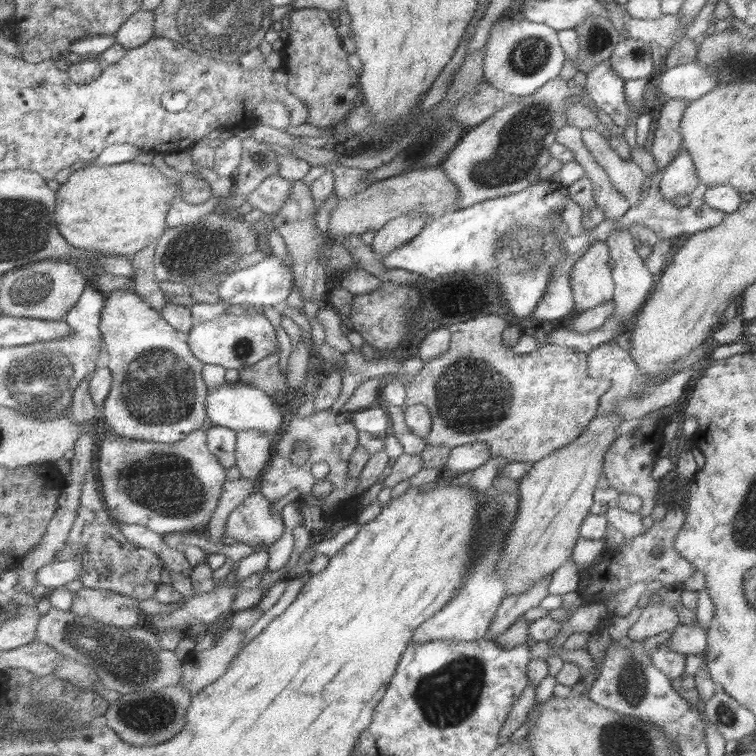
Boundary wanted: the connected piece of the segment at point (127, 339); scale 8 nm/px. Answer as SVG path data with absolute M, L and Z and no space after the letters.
M123 286L123 288L109 293L104 302L106 303L102 306L100 314L100 330L103 332L104 340L106 341L105 347L109 354L108 366L113 371L113 386L111 394L109 394L105 402L103 415L108 430L122 438L133 441L159 442L164 444L185 441L192 433L195 433L199 428L203 428L203 424L209 420L207 402L210 398L210 388L204 379L204 366L206 364L196 357L190 344L180 337L179 331L165 320L161 312L155 310L149 302L145 302L143 296L135 291L134 286Z

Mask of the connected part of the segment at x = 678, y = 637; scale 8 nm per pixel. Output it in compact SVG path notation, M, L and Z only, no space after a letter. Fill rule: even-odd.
M697 621L689 625L677 625L667 640L655 644L650 650L657 647L665 647L665 649L686 655L704 653L706 649L706 631Z

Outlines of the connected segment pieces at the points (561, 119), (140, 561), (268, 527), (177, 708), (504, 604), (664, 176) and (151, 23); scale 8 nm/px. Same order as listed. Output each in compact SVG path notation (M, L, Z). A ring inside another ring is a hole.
M557 76L469 128L441 166L461 190L460 202L451 210L511 195L537 181L539 170L551 157L549 146L557 129L567 123L565 103L569 97L568 82Z
M93 470L85 476L79 517L69 536L69 545L73 546L77 543L86 546L82 554L74 556L83 561L80 580L85 587L123 593L137 598L140 602L154 598L157 594L159 584L153 584L155 580L151 580L149 572L153 570L153 566L166 567L165 562L151 549L130 542L124 536L121 527L115 525L115 518L110 513L103 492L99 490L99 480Z
M258 490L228 518L227 535L245 545L272 545L285 534L281 515L273 514L271 501Z
M182 683L142 696L129 693L111 703L109 712L104 717L104 723L115 729L121 738L131 745L141 747L160 745L185 729L191 704L192 694Z
M551 573L533 583L529 590L525 589L525 592L513 593L513 595L504 597L484 638L490 641L495 640L495 635L507 630L519 618L519 615L523 615L529 608L537 606L539 601L548 595L549 578L551 578Z
M681 148L673 161L659 173L656 186L659 193L672 202L678 196L691 194L697 182L693 161L685 148Z
M138 10L117 32L117 42L127 50L143 46L155 36L155 19L154 11Z

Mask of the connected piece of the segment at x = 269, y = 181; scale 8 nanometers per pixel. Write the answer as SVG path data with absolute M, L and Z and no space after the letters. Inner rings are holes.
M280 174L267 177L255 192L246 198L255 209L263 210L268 215L275 215L291 198L293 182Z

